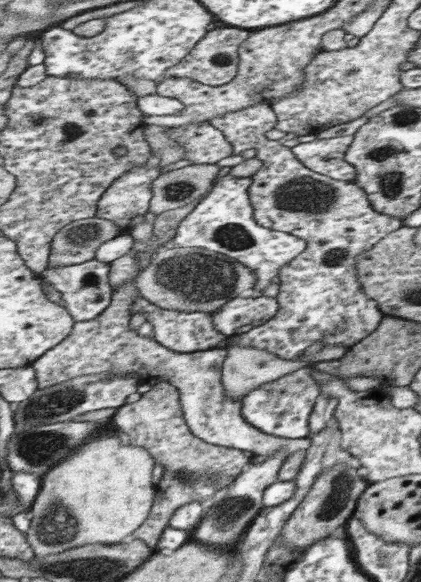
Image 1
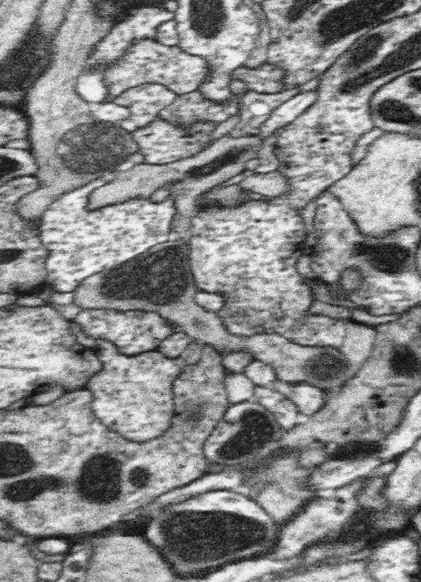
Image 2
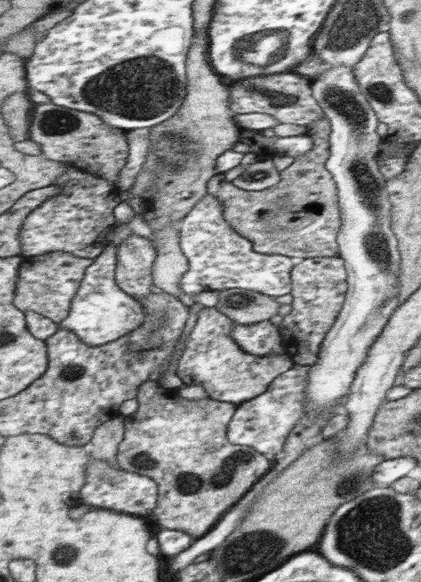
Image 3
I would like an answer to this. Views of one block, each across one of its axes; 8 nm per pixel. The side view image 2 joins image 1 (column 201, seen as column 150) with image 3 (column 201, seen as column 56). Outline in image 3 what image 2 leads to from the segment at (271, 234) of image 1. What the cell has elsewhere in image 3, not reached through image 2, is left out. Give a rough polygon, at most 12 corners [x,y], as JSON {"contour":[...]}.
{"contour":[[205,194],[173,226],[185,294],[291,294],[287,256],[257,254]]}

